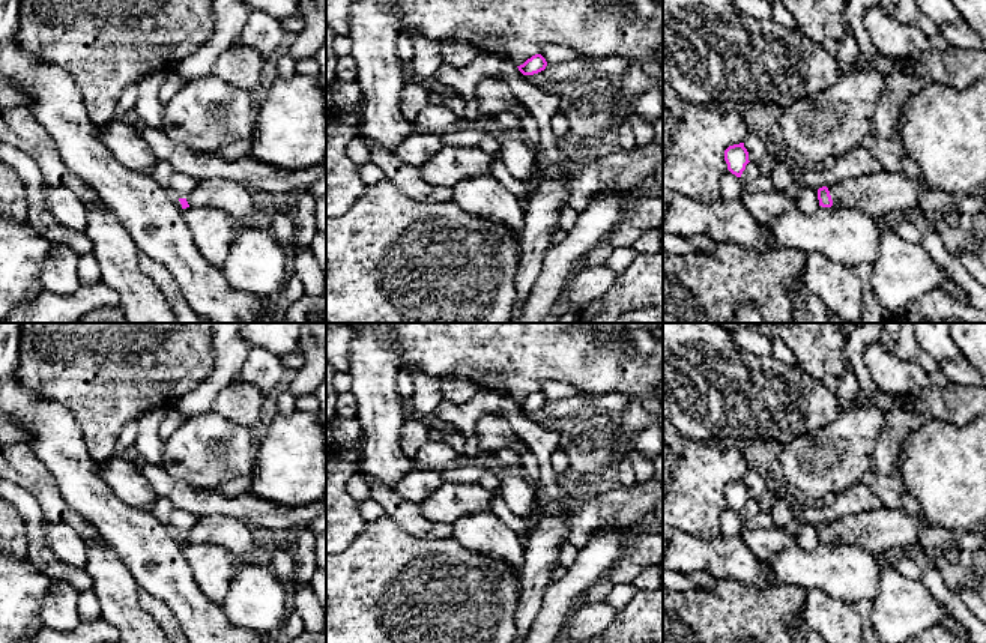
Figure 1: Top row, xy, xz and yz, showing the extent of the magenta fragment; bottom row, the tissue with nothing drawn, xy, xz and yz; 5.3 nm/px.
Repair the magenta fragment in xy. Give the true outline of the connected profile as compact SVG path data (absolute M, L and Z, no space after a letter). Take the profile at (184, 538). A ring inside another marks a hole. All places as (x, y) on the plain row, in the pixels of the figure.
M225 515L200 518L186 535L179 535L179 538L182 545L215 544L231 556L251 556L259 551L253 529L240 520Z

